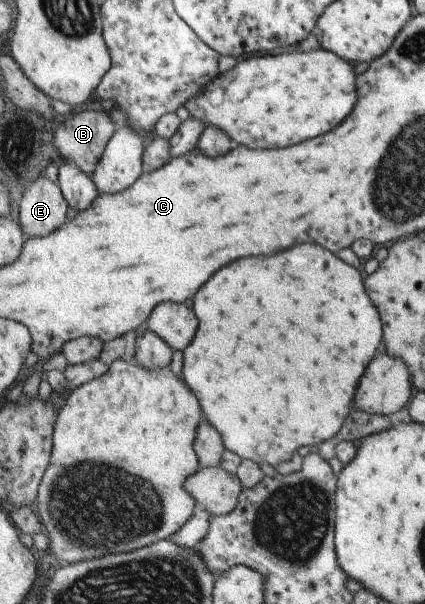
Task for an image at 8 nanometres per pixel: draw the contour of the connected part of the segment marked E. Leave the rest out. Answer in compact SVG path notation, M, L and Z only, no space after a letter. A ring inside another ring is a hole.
M43 176L30 183L29 190L22 194L18 204L18 221L26 240L47 236L63 226L69 207L62 187L49 178Z

